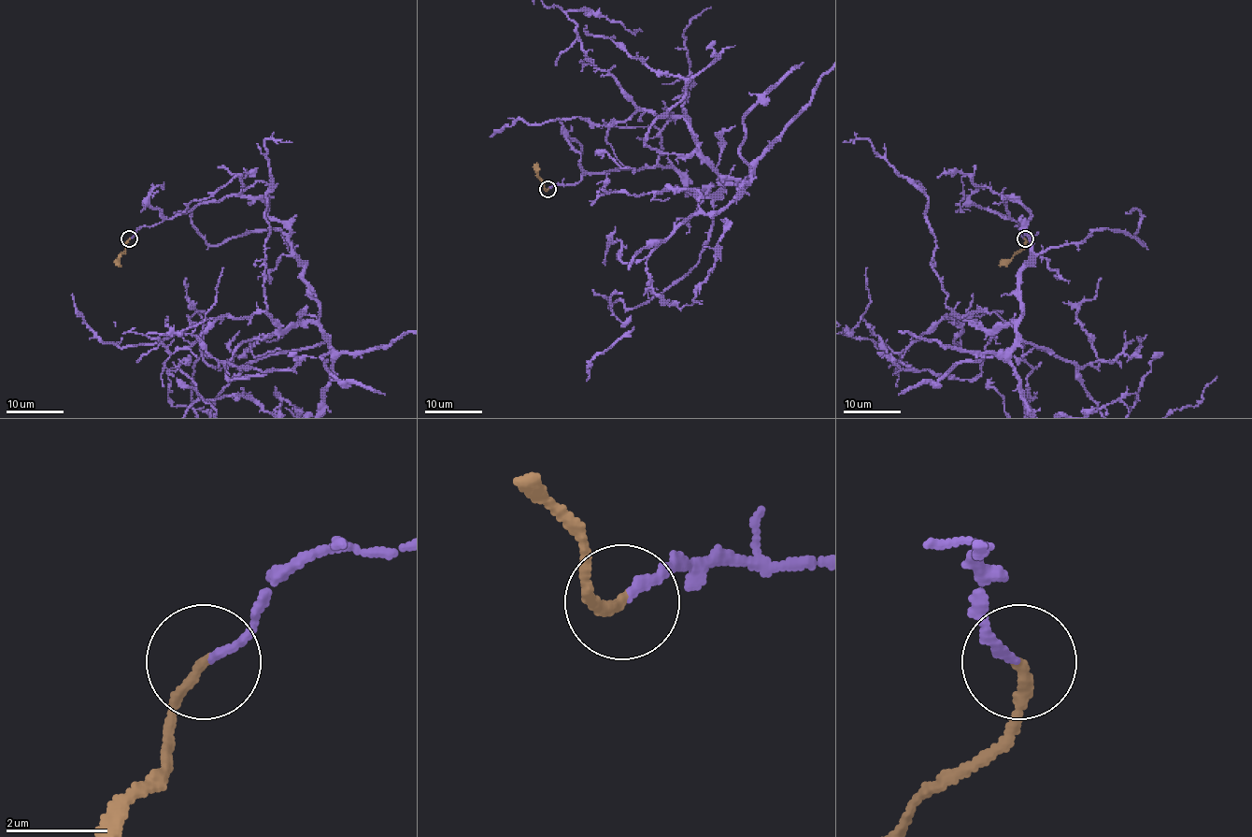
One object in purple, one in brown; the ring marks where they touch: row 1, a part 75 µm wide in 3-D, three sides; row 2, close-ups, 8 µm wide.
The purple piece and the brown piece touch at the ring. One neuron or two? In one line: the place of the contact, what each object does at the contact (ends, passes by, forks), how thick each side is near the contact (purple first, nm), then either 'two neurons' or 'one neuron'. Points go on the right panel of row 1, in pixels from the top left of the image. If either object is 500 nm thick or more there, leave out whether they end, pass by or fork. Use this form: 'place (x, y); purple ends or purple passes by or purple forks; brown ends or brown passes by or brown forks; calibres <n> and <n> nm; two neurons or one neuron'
place (1025, 238); purple ends; brown ends; calibres 160 and 200 nm; one neuron

